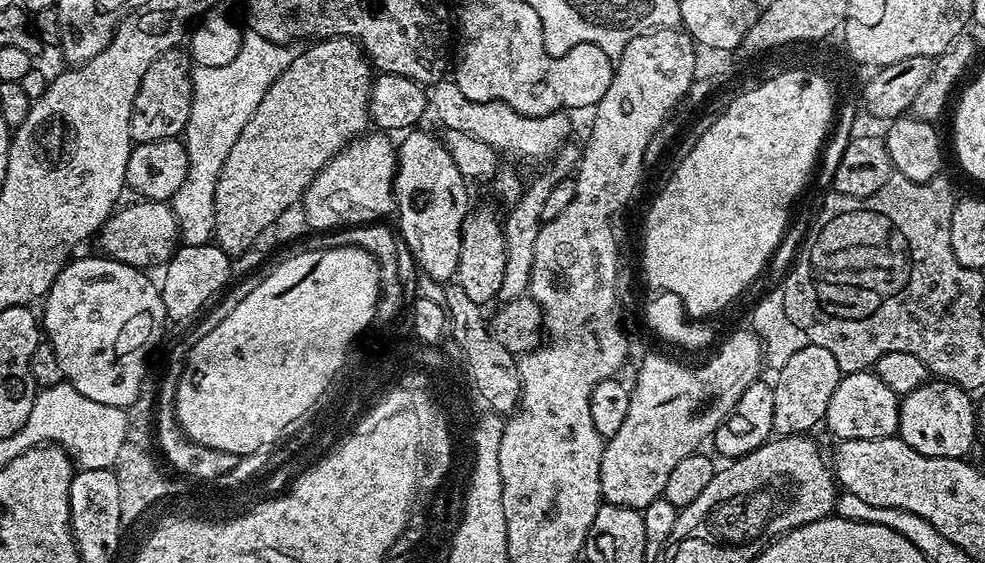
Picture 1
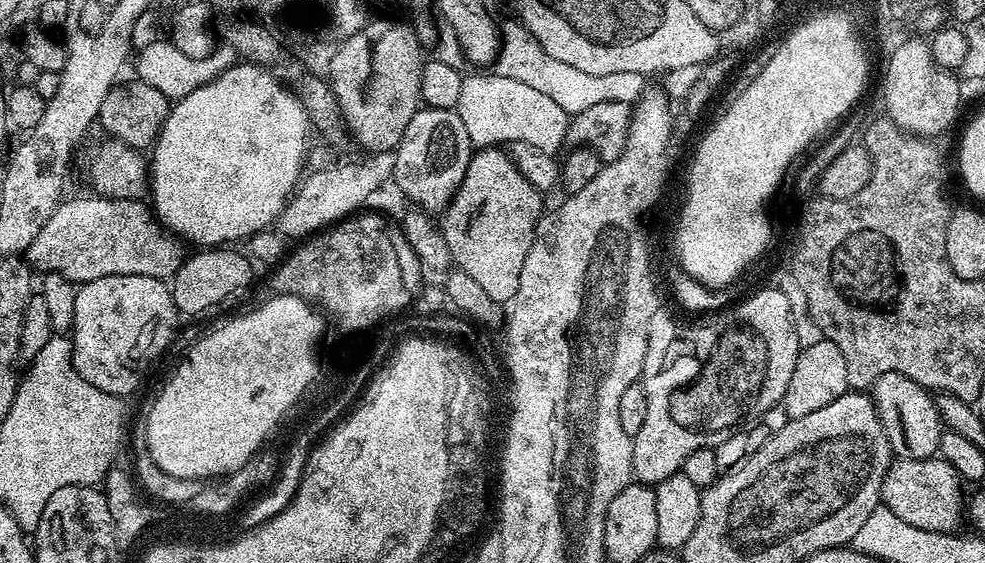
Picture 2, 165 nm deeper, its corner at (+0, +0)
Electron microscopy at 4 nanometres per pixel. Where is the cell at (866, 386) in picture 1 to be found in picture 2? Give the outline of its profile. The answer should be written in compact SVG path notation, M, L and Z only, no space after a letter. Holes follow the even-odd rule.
M882 374L870 389L872 406L892 447L893 457L901 460L931 460L940 451L942 421L931 391L906 374Z

